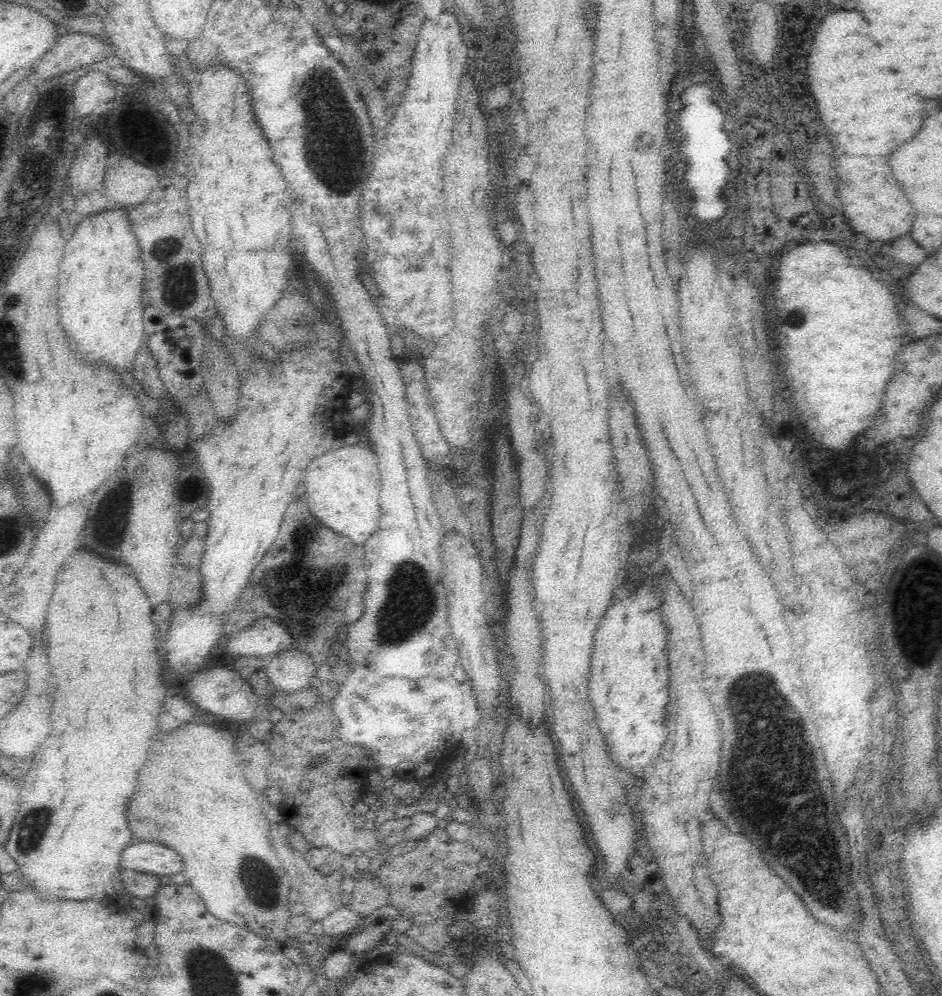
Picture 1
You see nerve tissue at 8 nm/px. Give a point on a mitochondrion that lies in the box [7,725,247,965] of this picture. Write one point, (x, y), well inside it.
(34, 828)

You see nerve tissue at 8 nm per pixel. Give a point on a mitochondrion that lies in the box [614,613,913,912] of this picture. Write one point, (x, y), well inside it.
(771, 795)

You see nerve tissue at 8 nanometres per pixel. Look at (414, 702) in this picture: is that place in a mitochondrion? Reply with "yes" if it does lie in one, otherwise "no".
no

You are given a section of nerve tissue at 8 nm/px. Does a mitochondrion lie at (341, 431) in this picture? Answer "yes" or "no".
no

